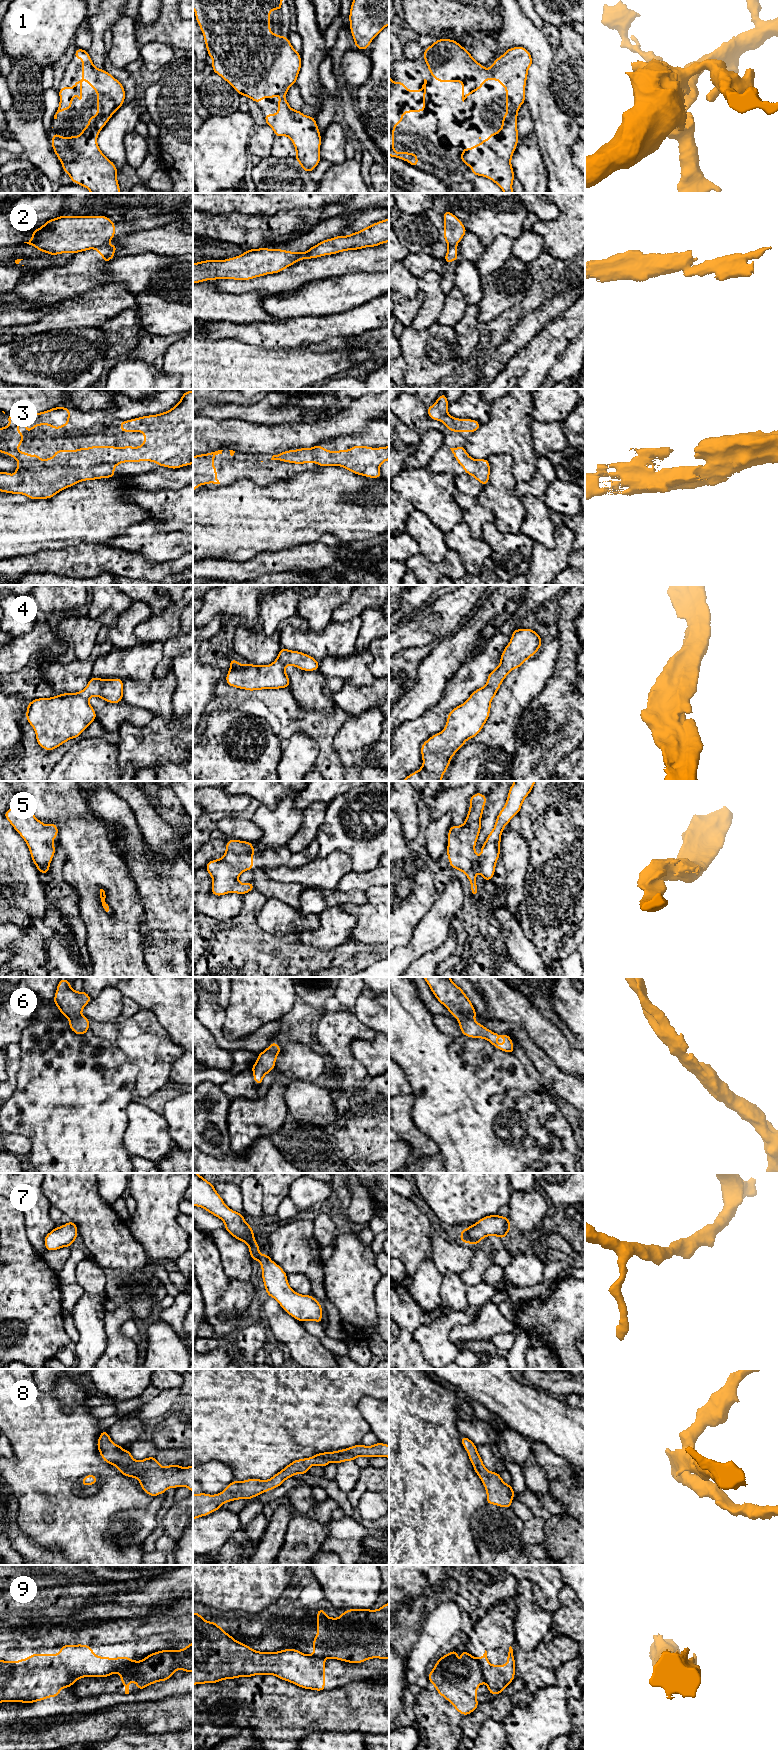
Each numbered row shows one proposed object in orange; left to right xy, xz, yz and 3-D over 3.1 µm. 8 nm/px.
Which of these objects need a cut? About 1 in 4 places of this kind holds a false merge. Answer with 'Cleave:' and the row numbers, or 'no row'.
Cleave: 2, 9

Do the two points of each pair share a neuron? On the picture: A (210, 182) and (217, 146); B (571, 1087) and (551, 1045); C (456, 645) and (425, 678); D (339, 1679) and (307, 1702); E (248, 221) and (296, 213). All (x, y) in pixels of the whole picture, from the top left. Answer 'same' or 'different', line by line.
A: same
B: different
C: same
D: different
E: same

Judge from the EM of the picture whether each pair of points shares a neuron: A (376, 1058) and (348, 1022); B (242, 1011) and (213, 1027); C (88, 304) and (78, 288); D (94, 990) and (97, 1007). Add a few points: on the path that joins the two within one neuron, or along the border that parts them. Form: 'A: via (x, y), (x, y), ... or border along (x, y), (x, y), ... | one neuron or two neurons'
A: border along (356, 1037), (350, 1044), (350, 1050), (358, 1061) | two neurons
B: border along (224, 1010), (222, 1035), (228, 1040), (239, 1039) | two neurons
C: border along (104, 285), (99, 285), (60, 302) | two neurons
D: border along (106, 987), (92, 999) | two neurons

